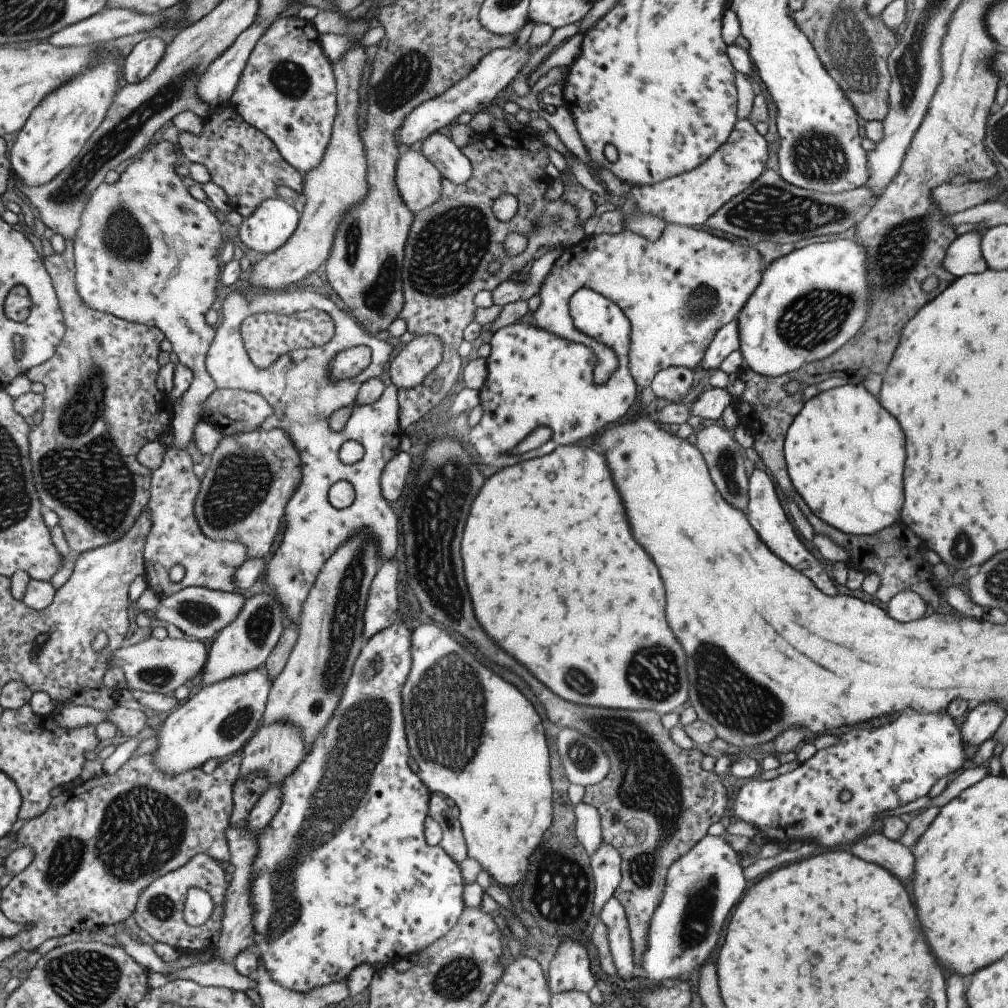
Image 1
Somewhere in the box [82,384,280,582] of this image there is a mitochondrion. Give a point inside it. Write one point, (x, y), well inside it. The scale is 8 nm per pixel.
(241, 480)

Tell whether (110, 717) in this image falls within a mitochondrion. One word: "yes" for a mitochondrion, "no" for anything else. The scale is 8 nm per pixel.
no

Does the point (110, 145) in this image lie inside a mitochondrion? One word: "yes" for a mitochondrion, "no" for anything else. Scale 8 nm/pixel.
yes

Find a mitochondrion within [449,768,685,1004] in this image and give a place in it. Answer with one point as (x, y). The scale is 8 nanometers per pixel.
(561, 885)

